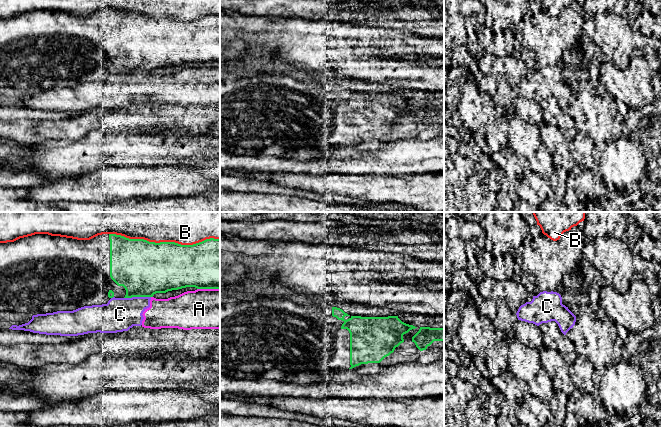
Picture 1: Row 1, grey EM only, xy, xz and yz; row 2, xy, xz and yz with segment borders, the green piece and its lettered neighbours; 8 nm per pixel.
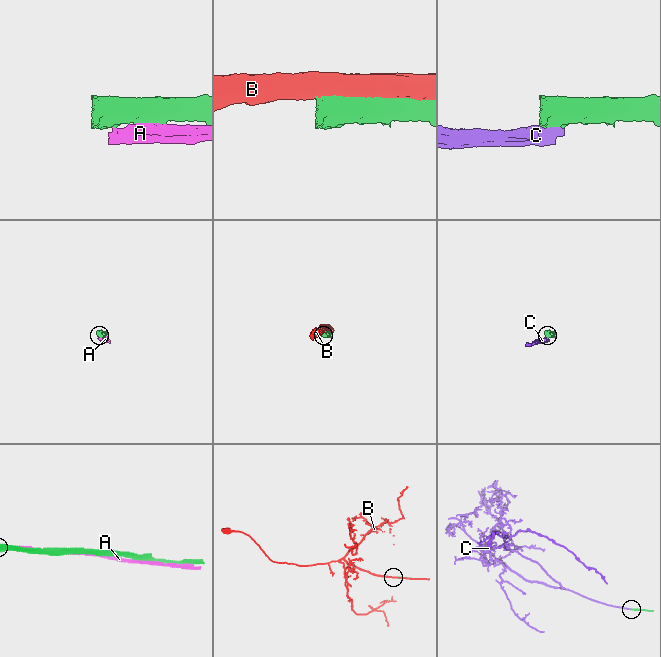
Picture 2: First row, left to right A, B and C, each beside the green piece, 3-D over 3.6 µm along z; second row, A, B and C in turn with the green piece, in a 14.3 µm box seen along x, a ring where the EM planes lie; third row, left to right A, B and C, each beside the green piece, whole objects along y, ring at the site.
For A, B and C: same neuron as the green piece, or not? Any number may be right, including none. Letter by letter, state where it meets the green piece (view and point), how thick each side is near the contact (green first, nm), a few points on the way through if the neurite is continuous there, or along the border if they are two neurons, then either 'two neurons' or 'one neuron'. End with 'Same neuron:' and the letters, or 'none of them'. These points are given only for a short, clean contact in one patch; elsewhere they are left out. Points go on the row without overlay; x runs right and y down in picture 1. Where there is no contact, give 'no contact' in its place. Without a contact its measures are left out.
A: xy (208, 64) | 400/320 nm | two neurons
B: xy (164, 18) | 420/180 nm | two neurons
C: xy (137, 72) | 440/280 nm | along xy (150, 72), (124, 74) | two neurons
Same neuron: none of them

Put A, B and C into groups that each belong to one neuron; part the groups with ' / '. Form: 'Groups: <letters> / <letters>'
Groups: A C / B

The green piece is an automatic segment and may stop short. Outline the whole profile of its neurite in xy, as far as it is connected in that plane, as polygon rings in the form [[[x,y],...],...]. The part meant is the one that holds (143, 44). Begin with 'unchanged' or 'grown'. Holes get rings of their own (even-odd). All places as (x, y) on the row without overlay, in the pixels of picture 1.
grown; [[[35,10],[14,18],[0,19],[0,87],[13,87],[27,90],[46,90],[57,87],[73,87],[84,82],[101,81],[108,74],[153,73],[156,69],[166,69],[186,63],[197,65],[220,65],[220,15],[206,15],[193,21],[175,18],[149,18],[144,15],[129,15],[116,10],[102,10],[90,16]]]

